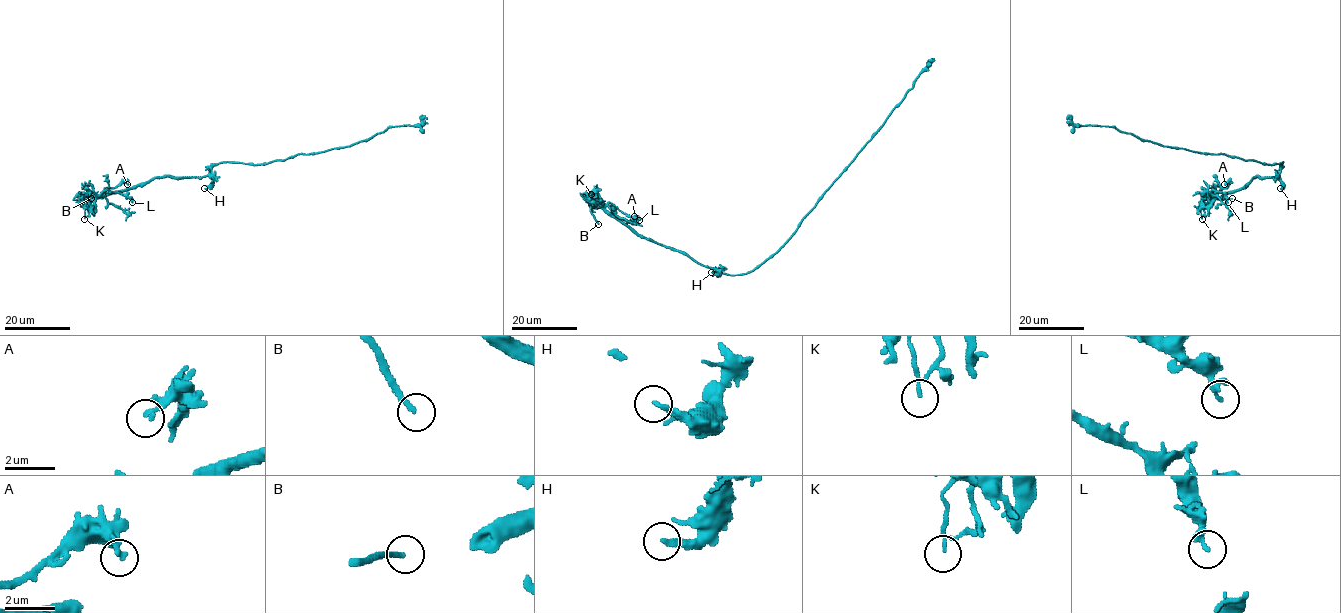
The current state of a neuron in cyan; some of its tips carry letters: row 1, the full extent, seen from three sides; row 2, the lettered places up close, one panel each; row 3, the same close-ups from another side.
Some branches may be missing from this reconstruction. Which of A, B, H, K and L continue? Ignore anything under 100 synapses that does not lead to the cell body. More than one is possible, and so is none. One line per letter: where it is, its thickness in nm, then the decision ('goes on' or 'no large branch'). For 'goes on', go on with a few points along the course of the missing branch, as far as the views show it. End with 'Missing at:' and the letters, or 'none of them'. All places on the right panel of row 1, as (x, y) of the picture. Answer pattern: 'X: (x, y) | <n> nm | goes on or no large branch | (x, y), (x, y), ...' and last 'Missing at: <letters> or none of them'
A: (1224, 184) | 140 nm | no large branch
B: (1232, 198) | 200 nm | goes on | (1232, 198), (1251, 195), (1275, 199)
H: (1280, 188) | 180 nm | no large branch
K: (1202, 219) | 80 nm | no large branch
L: (1228, 202) | 160 nm | no large branch
Missing at: B

